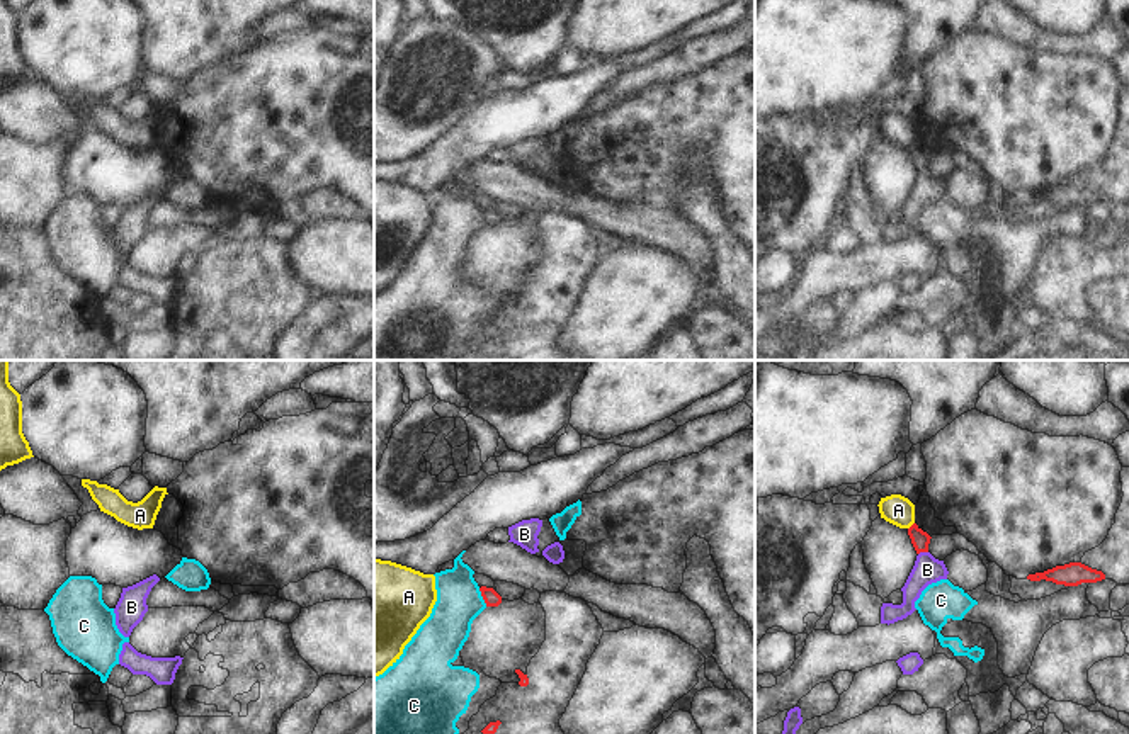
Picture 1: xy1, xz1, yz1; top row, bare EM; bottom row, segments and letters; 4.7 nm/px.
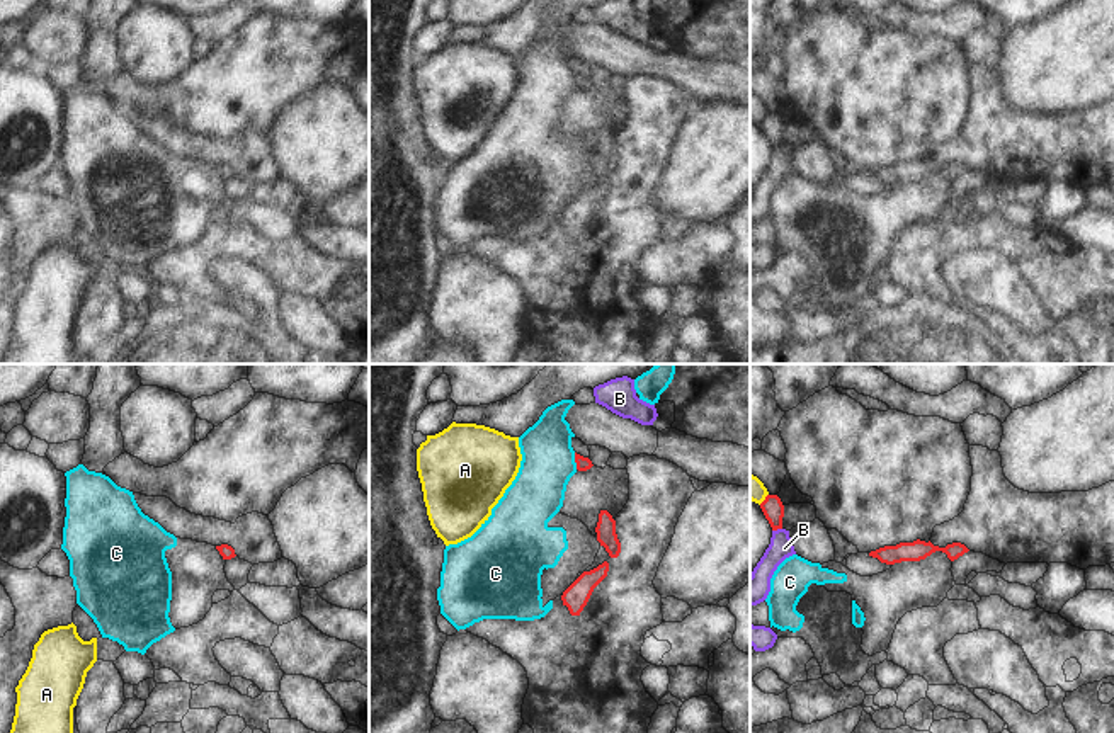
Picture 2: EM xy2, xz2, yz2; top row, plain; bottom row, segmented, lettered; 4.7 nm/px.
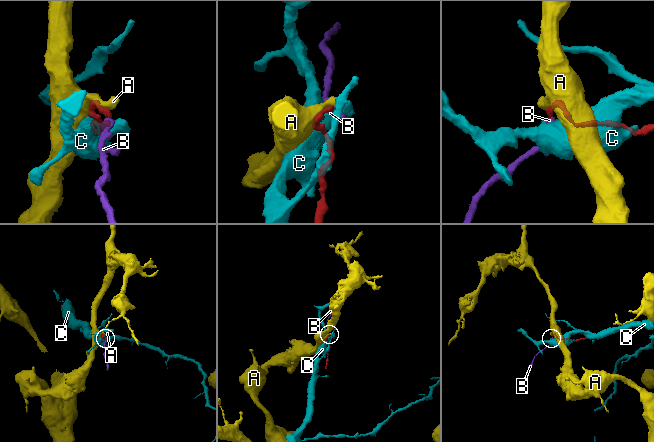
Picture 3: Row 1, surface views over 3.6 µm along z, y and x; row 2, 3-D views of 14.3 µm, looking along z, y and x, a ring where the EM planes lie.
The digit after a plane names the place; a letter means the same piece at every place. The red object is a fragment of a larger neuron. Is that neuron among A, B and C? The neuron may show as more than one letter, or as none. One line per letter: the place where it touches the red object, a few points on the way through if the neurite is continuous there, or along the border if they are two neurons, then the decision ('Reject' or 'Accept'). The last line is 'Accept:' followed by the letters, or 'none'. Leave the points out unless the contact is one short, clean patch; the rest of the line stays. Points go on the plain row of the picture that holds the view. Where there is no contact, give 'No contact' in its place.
A: Touches red at yz1 (912, 145). Reject
B: Touches red at yz1 (922, 170). Path across: yz1 (920, 158), (922, 170), (927, 189). Accept
C: Touches red at xz1 (482, 214). Reject
Accept: B.

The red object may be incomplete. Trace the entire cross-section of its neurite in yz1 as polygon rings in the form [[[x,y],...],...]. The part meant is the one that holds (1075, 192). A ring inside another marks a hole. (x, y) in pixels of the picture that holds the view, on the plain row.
[[[1069,182],[1064,185],[1056,185],[1052,189],[1047,189],[1044,192],[1029,194],[1027,199],[1030,200],[1052,200],[1056,204],[1064,206],[1078,206],[1081,202],[1097,202],[1105,199],[1105,194],[1102,190],[1092,189],[1081,182]]]

